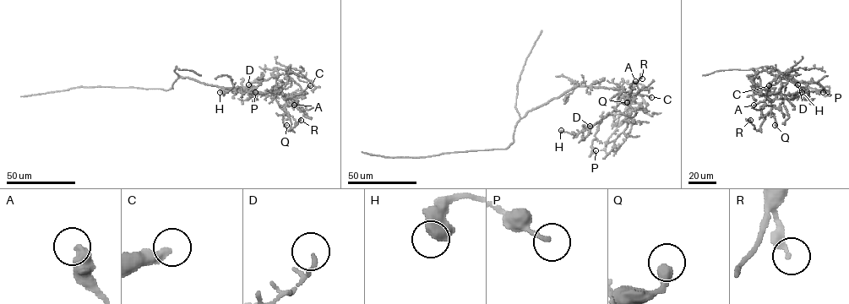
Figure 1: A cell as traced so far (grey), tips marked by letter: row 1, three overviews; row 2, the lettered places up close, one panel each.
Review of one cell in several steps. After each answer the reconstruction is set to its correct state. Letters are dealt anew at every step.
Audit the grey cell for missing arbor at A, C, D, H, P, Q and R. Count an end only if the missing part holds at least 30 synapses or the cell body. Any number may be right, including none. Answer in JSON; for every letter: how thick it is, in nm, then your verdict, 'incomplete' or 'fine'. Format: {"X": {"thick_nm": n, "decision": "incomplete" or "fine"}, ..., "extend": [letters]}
{"A": {"thick_nm": 500, "decision": "fine"}, "C": {"thick_nm": 420, "decision": "fine"}, "D": {"thick_nm": 130, "decision": "fine"}, "H": {"thick_nm": 600, "decision": "fine"}, "P": {"thick_nm": 130, "decision": "fine"}, "Q": {"thick_nm": 420, "decision": "fine"}, "R": {"thick_nm": 190, "decision": "fine"}, "extend": []}

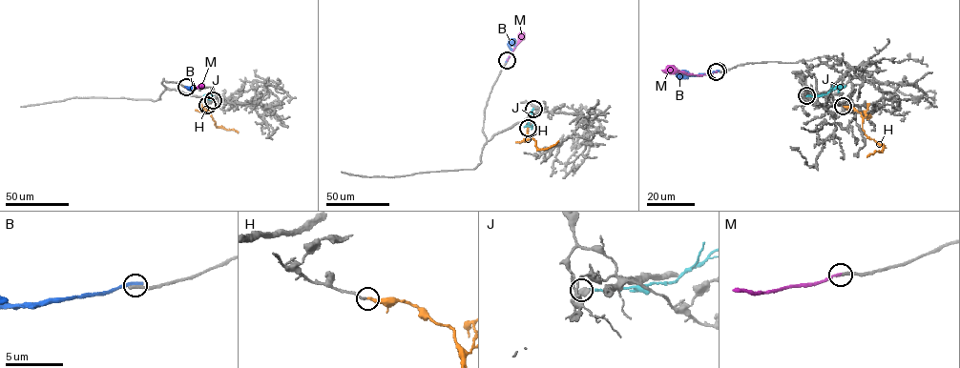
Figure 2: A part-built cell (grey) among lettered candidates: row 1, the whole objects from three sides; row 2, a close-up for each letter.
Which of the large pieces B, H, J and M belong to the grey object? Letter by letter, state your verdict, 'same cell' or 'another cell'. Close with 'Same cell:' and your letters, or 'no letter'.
B: another cell
H: same cell
J: another cell
M: same cell
Same cell: H, M

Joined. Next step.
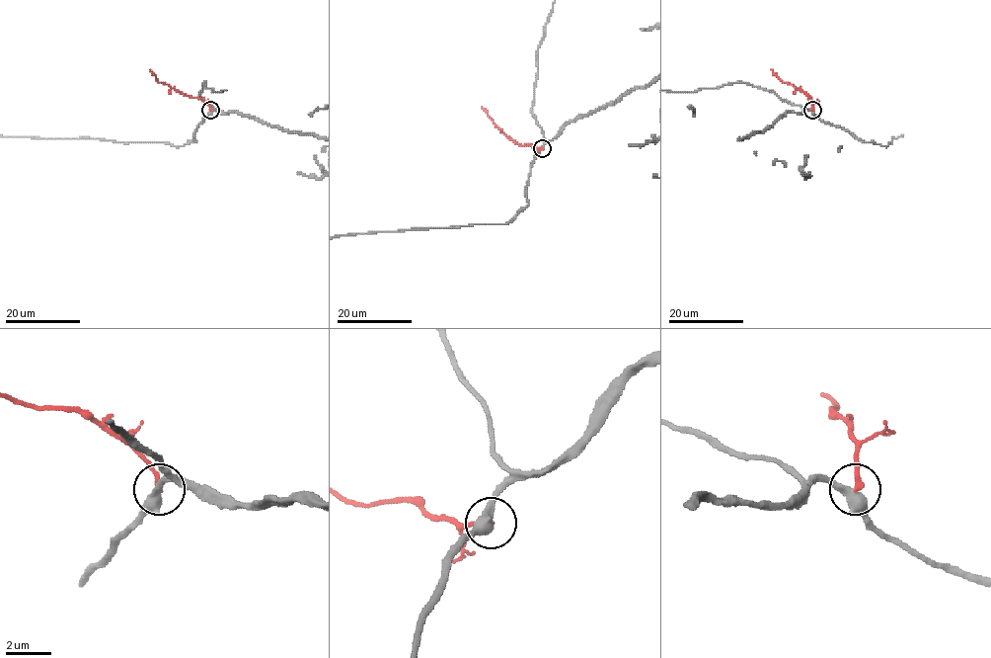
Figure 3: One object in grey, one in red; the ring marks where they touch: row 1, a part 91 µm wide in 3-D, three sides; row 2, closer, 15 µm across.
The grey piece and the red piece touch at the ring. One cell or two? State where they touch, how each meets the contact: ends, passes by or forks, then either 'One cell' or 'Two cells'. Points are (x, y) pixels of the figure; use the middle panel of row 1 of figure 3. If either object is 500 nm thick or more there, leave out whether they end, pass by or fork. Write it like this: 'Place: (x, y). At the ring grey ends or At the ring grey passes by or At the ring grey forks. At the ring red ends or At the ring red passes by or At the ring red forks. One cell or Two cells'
Place: (542, 148). At the ring grey passes by. At the ring red ends. Two cells

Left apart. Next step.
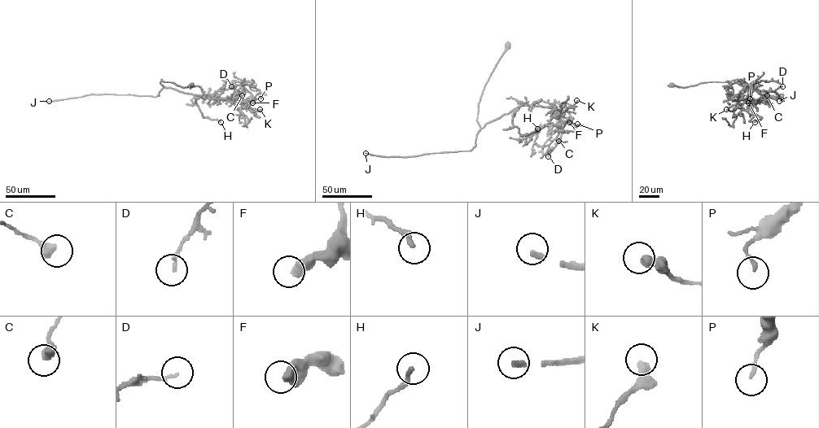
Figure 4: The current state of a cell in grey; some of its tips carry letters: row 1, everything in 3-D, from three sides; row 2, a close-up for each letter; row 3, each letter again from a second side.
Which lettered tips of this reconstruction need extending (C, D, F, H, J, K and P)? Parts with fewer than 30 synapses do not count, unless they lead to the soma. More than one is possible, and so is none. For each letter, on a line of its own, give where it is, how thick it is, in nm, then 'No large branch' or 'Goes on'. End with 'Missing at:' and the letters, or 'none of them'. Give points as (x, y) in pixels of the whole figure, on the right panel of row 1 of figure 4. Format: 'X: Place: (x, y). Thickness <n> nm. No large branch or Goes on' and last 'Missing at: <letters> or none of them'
C: Place: (767, 95). Thickness 400 nm. No large branch
D: Place: (782, 86). Thickness 110 nm. No large branch
F: Place: (748, 102). Thickness 550 nm. No large branch
H: Place: (755, 122). Thickness 200 nm. No large branch
J: Place: (779, 101). Thickness 220 nm. Goes on
K: Place: (726, 109). Thickness 440 nm. No large branch
P: Place: (750, 98). Thickness 150 nm. No large branch
Missing at: J

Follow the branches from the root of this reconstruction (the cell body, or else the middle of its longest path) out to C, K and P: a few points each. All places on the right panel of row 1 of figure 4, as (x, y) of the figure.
C: (672, 85), (685, 87), (702, 82), (738, 80), (754, 87), (733, 94), (732, 98), (745, 87), (767, 95)
K: (672, 85), (685, 87), (702, 82), (738, 80), (754, 87), (731, 96), (741, 107), (732, 111), (726, 109)
P: (672, 85), (685, 87), (738, 80), (754, 87), (731, 98), (746, 84), (752, 90), (750, 98)

